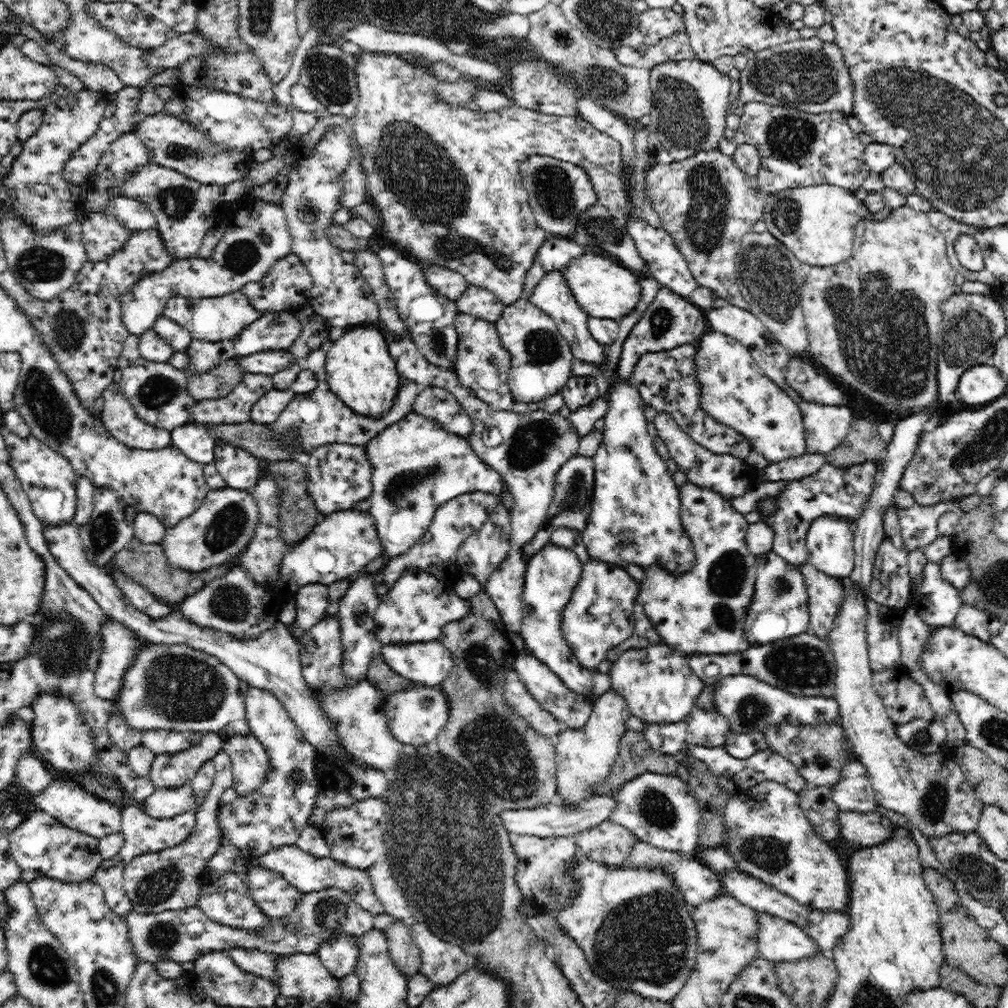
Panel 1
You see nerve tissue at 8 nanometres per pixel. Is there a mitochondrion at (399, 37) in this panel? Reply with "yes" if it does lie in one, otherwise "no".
no

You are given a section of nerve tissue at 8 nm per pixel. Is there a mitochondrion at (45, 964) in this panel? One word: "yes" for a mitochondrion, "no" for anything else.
yes

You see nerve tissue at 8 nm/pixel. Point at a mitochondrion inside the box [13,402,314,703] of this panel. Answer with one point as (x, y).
(65, 645)

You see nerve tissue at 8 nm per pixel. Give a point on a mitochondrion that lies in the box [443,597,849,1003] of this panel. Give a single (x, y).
(643, 940)

